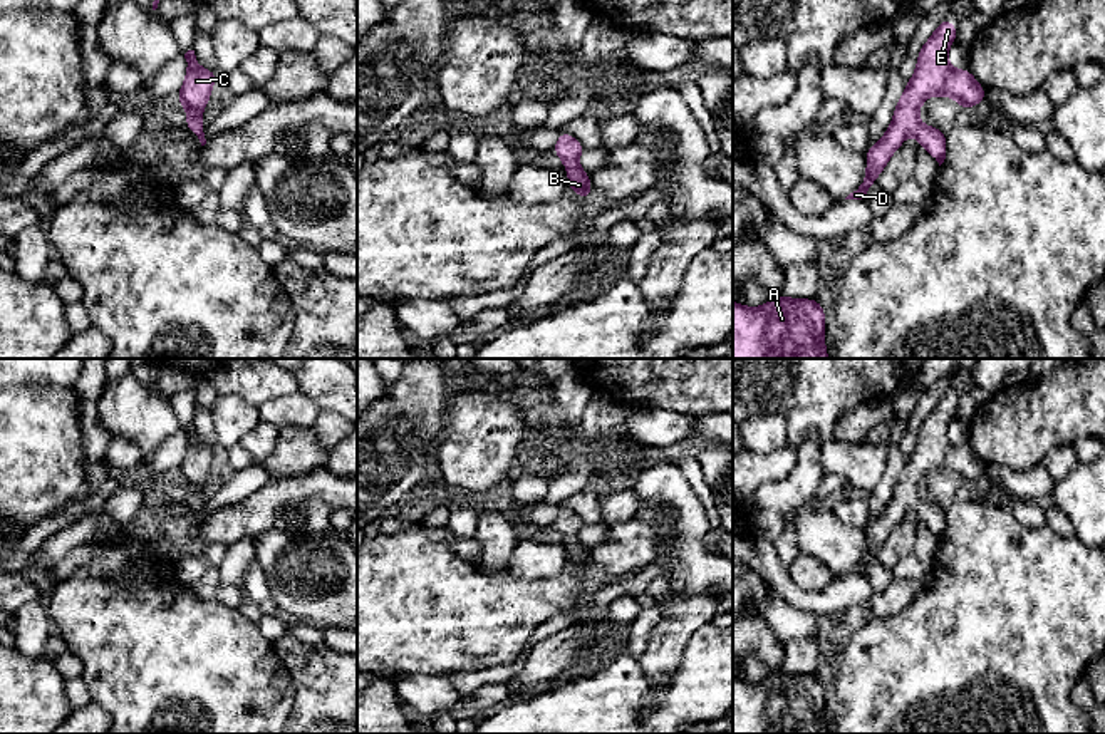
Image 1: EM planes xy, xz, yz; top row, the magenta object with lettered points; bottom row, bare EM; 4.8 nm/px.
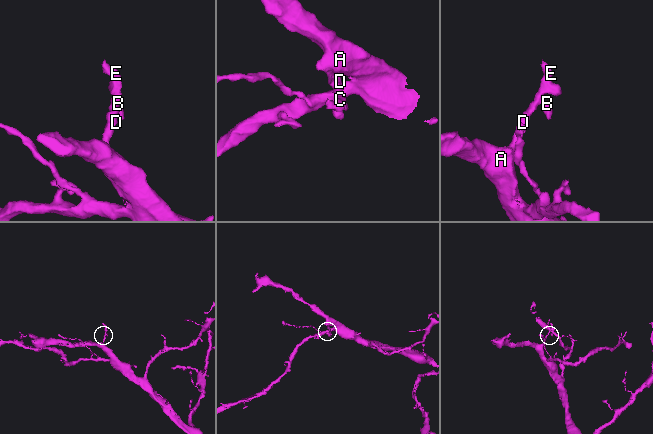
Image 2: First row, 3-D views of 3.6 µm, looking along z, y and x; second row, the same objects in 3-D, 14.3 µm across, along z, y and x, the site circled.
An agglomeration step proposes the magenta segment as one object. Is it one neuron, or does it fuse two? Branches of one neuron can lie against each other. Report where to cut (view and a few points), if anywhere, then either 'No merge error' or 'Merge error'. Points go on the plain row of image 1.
No split. No merge error

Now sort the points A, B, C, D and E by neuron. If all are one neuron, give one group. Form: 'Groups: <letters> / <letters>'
Groups: A B C D E

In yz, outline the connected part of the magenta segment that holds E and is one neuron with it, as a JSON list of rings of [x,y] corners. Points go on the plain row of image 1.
[[[947,392],[922,421],[912,454],[897,478],[892,499],[882,514],[869,523],[864,558],[845,575],[867,575],[869,563],[877,556],[895,525],[904,519],[909,508],[916,509],[917,521],[939,538],[946,535],[946,509],[941,504],[919,498],[917,486],[929,471],[949,471],[962,486],[984,478],[986,464],[968,444],[954,446],[947,437],[947,426],[956,416],[957,401]]]

